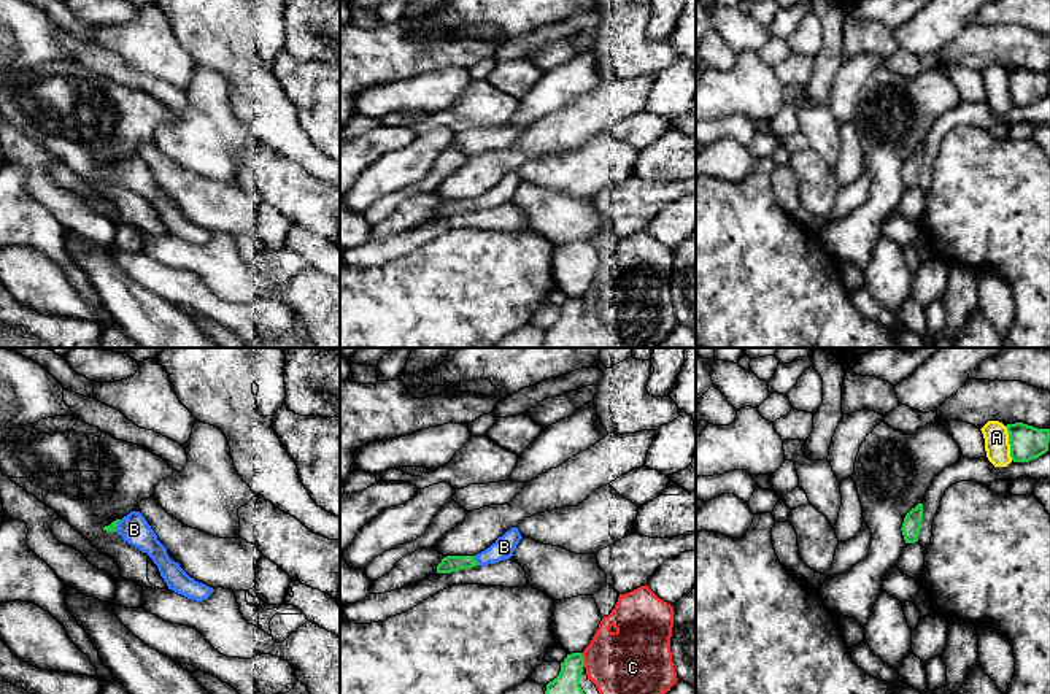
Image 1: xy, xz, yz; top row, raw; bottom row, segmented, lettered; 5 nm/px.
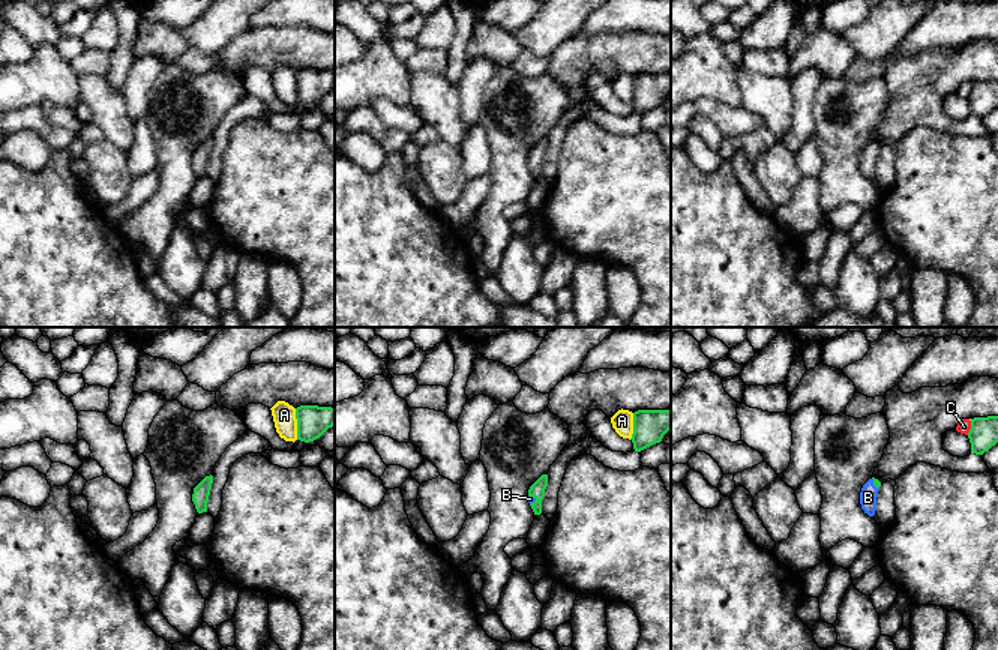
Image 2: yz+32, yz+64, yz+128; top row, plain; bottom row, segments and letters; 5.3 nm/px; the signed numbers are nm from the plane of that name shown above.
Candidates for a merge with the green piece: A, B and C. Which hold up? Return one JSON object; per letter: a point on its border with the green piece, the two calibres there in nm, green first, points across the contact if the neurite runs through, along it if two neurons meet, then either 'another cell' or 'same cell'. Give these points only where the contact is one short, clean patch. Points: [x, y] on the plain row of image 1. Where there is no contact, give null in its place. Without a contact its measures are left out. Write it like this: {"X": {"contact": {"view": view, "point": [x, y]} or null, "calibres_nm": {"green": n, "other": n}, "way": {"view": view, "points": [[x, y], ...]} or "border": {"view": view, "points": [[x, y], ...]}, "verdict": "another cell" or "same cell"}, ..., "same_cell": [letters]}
{"A": {"contact": {"view": "yz", "point": [1009, 88]}, "calibres_nm": {"green": 170, "other": 130}, "verdict": "another cell"}, "B": {"contact": {"view": "xz", "point": [475, 205]}, "calibres_nm": {"green": 90, "other": 110}, "way": {"view": "xz", "points": [[448, 208], [475, 205], [504, 191]]}, "verdict": "same cell"}, "C": {"contact": {"view": "xz", "point": [583, 304]}, "calibres_nm": {"green": 200, "other": 400}, "verdict": "another cell"}, "same_cell": ["B"]}

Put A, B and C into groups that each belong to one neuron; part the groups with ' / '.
A C / B

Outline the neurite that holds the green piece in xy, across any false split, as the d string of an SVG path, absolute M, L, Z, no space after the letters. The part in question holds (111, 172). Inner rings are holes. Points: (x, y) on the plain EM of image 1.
M130 156L122 164L105 170L103 175L116 176L124 186L146 197L157 210L168 233L195 246L208 243L213 237L213 232L191 222L178 206L168 202L167 192L157 184L157 179L140 156Z

